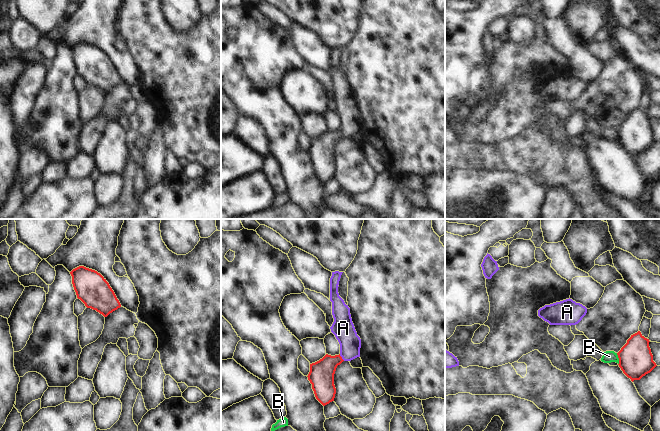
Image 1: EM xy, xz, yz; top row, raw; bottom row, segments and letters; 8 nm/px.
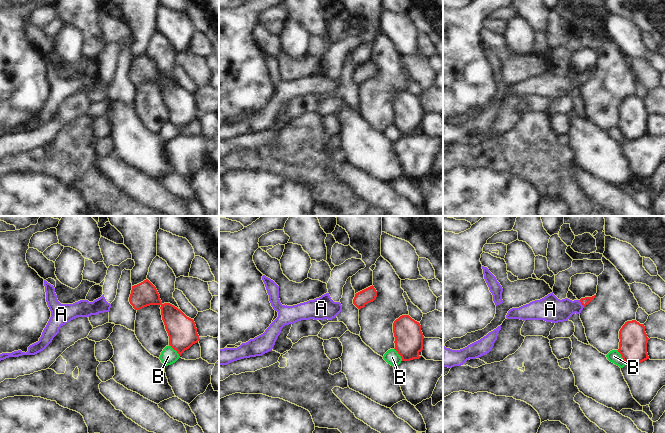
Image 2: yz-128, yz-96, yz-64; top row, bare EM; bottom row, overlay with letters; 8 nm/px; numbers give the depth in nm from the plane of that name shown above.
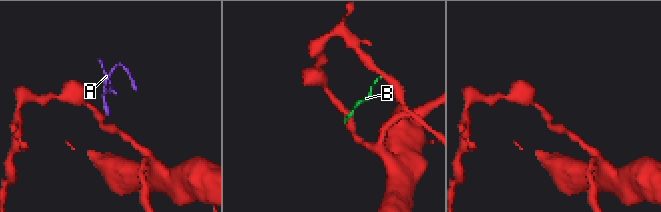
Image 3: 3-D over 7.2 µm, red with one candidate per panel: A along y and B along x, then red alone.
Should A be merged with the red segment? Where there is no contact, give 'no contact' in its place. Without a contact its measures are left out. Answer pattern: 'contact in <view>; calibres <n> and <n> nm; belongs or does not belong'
contact in xz; calibres 200 and 180 nm; belongs

